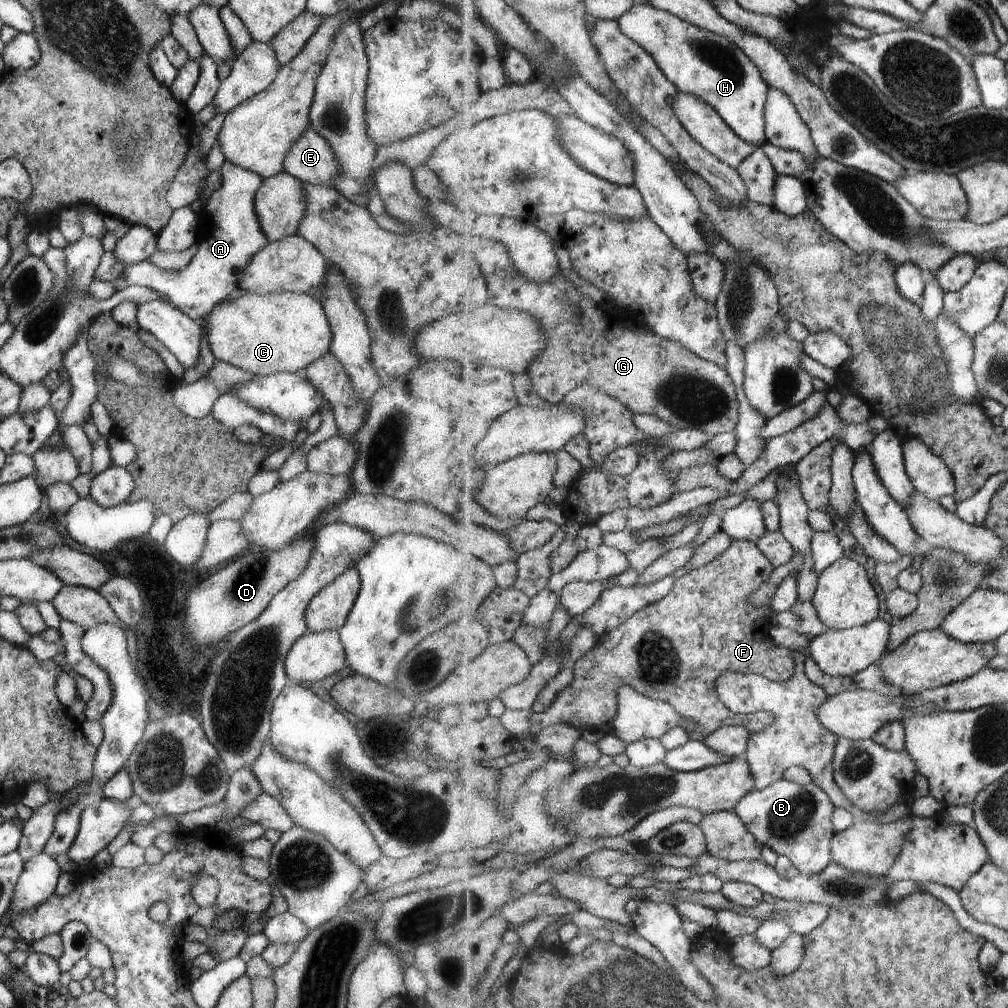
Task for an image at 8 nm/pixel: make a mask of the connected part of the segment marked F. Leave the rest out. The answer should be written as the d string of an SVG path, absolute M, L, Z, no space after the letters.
M734 539L731 548L728 548L719 558L716 558L713 562L707 563L705 566L700 569L688 572L686 575L676 579L675 586L673 590L659 602L654 602L645 606L641 610L638 610L627 622L624 622L619 628L611 630L611 632L602 634L599 636L599 643L597 646L589 651L587 654L584 654L573 666L573 670L576 676L576 679L571 683L571 686L564 688L555 699L553 706L546 711L545 713L533 713L531 717L531 722L533 723L532 730L530 735L535 738L541 730L553 726L553 724L567 724L572 726L579 731L585 729L595 729L601 732L604 732L606 735L611 734L614 729L613 721L616 719L618 713L618 696L619 690L625 685L632 686L637 692L649 696L649 698L655 698L660 701L665 701L669 703L679 714L682 714L686 719L691 719L696 724L696 732L689 733L691 740L703 740L705 737L708 737L723 727L738 726L746 728L751 734L758 735L763 731L766 731L767 728L775 722L775 714L769 711L758 711L755 714L740 715L739 713L734 714L721 702L717 690L715 690L715 682L717 678L721 678L725 673L757 673L758 675L763 675L765 678L775 681L775 682L785 682L793 678L794 672L796 671L796 660L794 659L794 654L791 649L787 647L776 647L771 645L771 642L768 638L769 631L773 628L773 614L775 612L769 609L758 609L749 604L748 598L759 588L762 584L765 584L769 579L772 578L773 571L776 568L773 568L773 564L769 562L767 556L757 548L754 542L748 540Z

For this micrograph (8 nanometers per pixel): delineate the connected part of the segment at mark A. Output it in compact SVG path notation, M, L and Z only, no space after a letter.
M227 159L220 166L221 184L208 198L201 217L202 233L199 236L196 253L182 268L175 271L157 268L150 262L141 261L122 270L122 275L109 281L115 292L129 285L152 288L166 298L185 316L198 322L220 303L238 284L242 268L249 264L251 257L268 243L268 238L260 229L253 210L254 194L262 183L256 172L238 167Z

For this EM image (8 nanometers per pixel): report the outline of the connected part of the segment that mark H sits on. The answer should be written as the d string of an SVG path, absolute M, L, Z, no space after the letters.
M635 3L618 23L625 36L636 40L683 92L701 97L717 109L723 120L744 140L763 148L765 104L769 85L756 62L726 36L705 30L681 17L647 3Z

